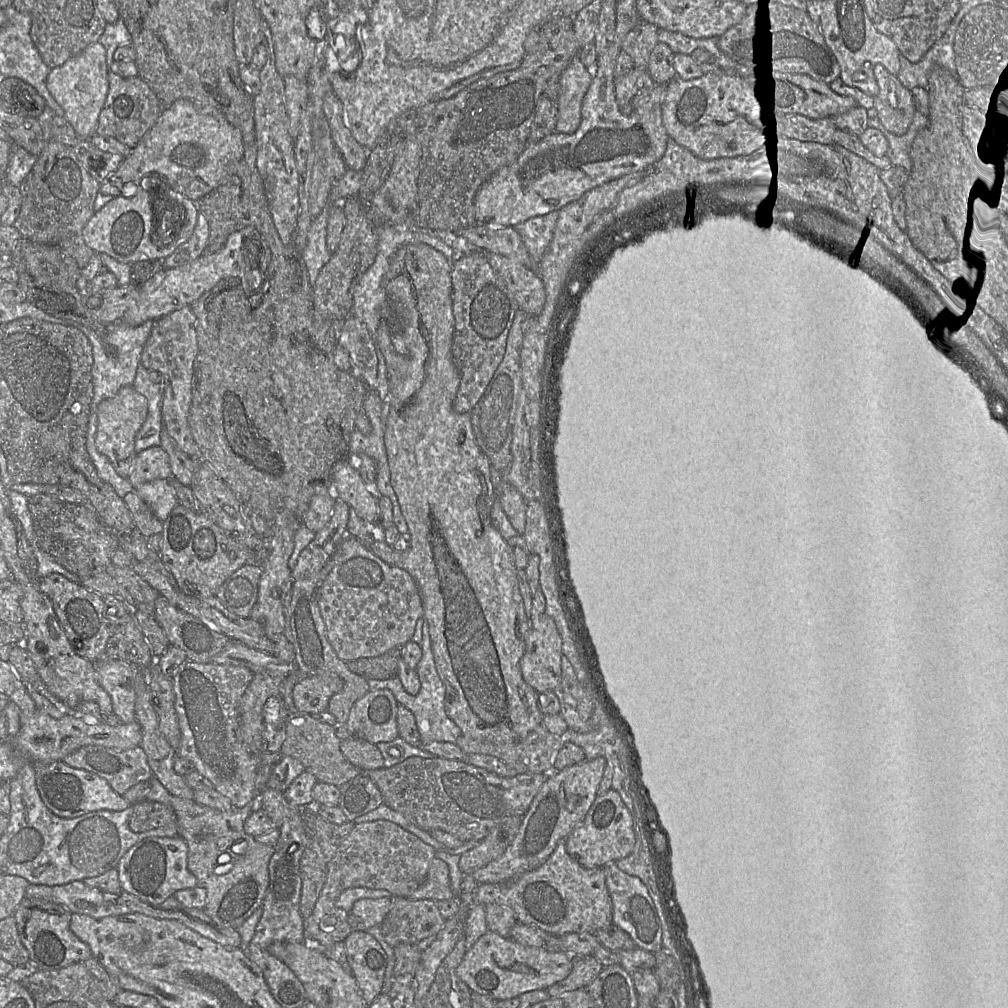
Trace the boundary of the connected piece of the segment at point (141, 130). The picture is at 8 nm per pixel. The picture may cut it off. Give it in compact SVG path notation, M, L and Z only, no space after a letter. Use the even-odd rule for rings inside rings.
M109 71L108 85L95 134L113 137L132 149L155 124L163 107L153 90L139 76L124 78Z

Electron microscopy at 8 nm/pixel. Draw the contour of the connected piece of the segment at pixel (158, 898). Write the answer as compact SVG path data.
M179 836L142 840L121 858L117 870L123 891L152 905L163 903L179 890L198 886L198 879L188 869L188 846Z

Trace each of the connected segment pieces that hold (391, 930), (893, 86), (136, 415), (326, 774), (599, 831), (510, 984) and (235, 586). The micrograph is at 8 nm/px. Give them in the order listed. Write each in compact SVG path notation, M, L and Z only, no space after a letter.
M391 896L391 908L379 928L385 941L392 947L400 943L416 944L437 935L445 925L438 902L408 897Z
M880 64L875 65L873 73L879 87L874 107L880 121L891 133L904 135L916 112L911 91L903 86L896 75L890 74Z
M133 386L121 388L115 396L102 401L98 406L96 446L98 451L110 460L121 477L128 478L132 470L137 456L135 450L136 435L145 422L147 414L148 401Z
M294 711L290 712L286 721L286 738L281 753L283 757L292 757L300 761L305 771L313 774L318 782L340 787L362 774L362 771L352 765L342 754L340 743L335 727L318 722L310 714Z
M610 789L596 796L583 821L565 839L567 853L587 869L602 868L608 862L616 862L629 856L635 846L635 833L631 813L620 794Z
M490 930L478 939L471 949L466 951L456 968L457 976L471 991L497 1000L517 998L535 990L546 990L565 979L571 971L570 954L549 952L543 948L523 945Z
M244 565L227 578L216 592L216 598L232 613L249 618L258 598L262 567Z

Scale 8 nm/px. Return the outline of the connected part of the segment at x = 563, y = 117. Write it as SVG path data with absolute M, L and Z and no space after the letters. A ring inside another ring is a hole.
M573 57L560 75L558 115L555 131L574 133L581 123L582 101L591 85L593 69L585 67L578 57Z

